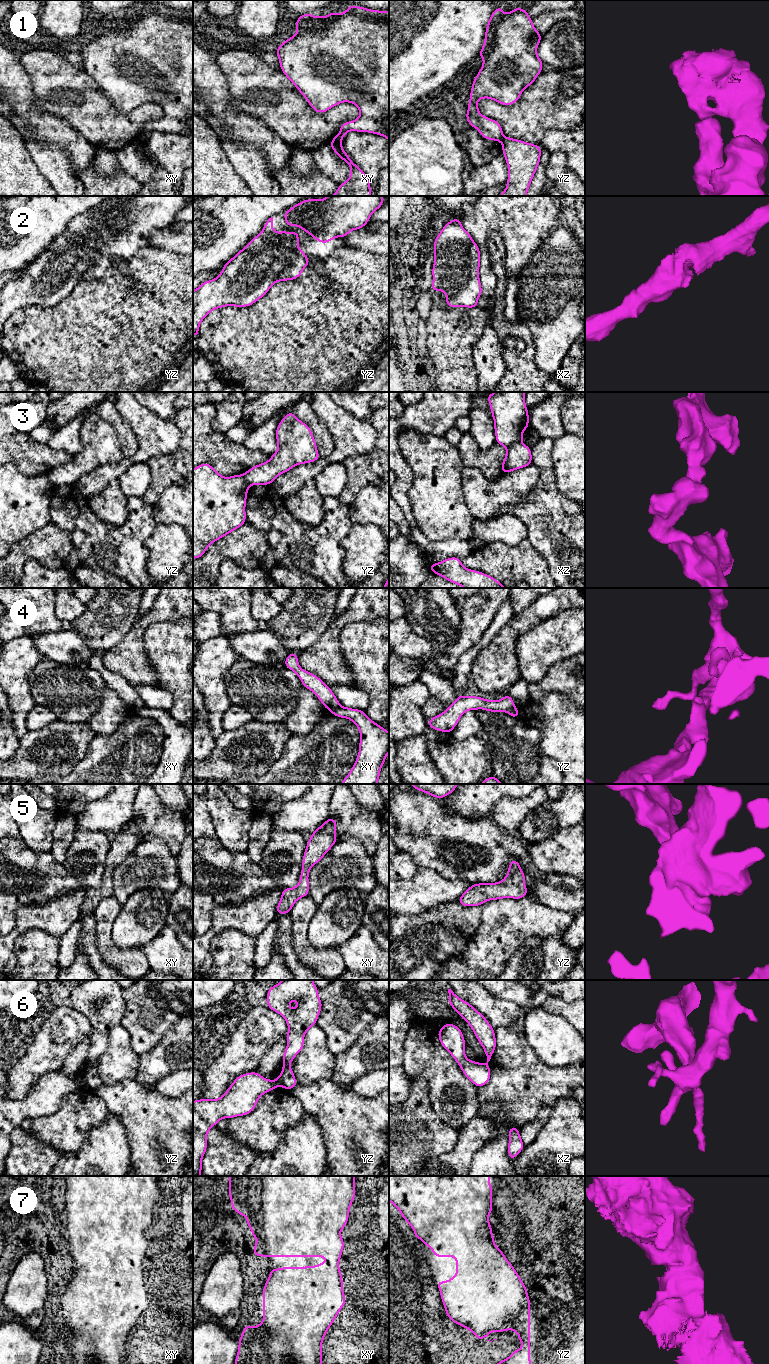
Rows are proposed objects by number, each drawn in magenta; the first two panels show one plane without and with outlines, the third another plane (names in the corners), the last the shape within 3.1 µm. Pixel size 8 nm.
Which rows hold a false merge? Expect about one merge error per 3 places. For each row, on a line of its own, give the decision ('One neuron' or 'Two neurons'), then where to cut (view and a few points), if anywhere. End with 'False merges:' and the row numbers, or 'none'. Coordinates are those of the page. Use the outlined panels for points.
1: Two neurons. Split along xy (342, 137), (333, 139)
2: One neuron. No split
3: Two neurons. Split along xz (520, 441), (506, 447)
4: Two neurons. Split along xy (340, 705), (331, 712)
5: One neuron. No split
6: Two neurons. Split along yz (275, 1080), (278, 1084)
7: One neuron. No split
False merges: 1, 3, 4, 6

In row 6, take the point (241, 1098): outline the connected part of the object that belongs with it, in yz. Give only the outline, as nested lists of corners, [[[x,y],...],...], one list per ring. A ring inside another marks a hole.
[[[256,1071],[239,1075],[219,1099],[198,1099],[193,1101],[193,1176],[202,1176],[202,1158],[208,1146],[207,1134],[222,1118],[250,1114],[260,1097],[278,1086],[276,1080],[269,1080]]]

